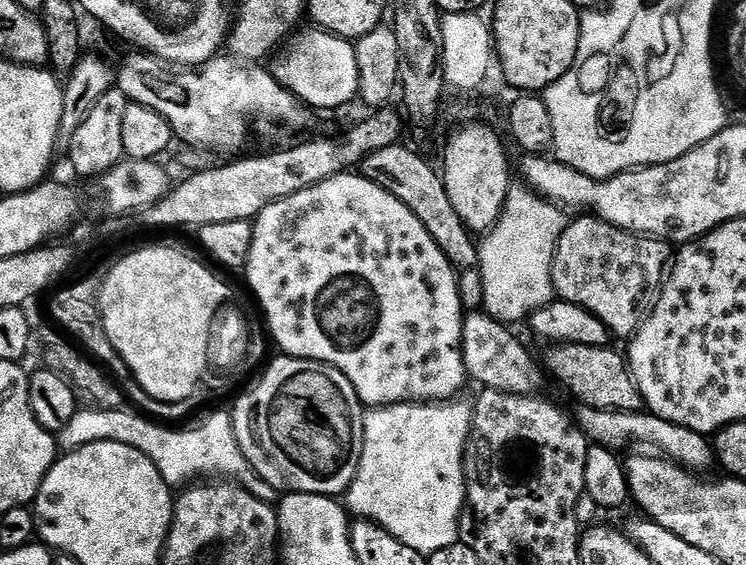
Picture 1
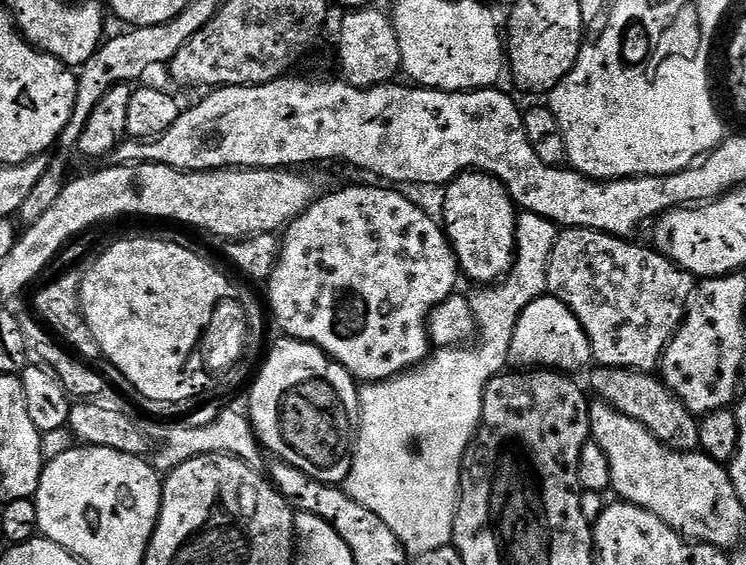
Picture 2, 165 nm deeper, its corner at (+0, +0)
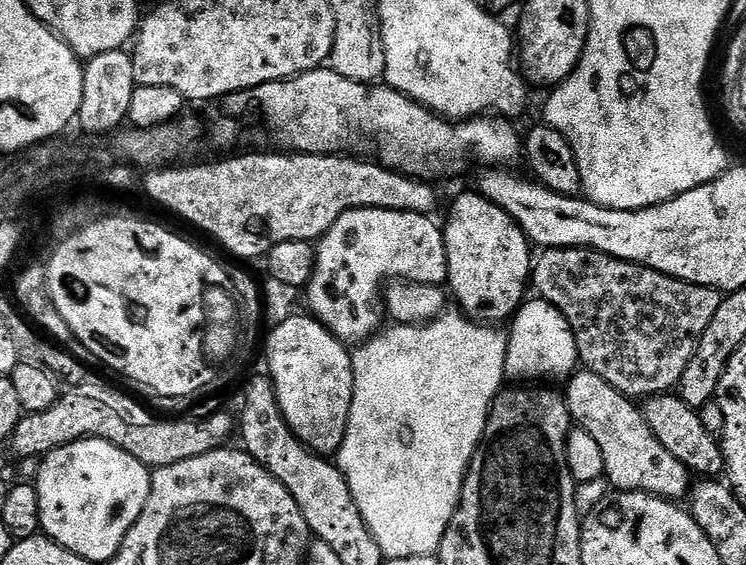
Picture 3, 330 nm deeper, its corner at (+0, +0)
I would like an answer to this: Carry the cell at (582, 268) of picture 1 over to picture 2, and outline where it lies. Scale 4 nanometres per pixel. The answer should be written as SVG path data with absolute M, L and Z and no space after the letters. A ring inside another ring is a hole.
M566 228L557 235L550 262L548 263L548 291L547 295L553 296L558 302L562 302L578 318L582 330L592 347L593 361L601 368L629 368L635 372L655 373L660 367L660 359L664 356L664 347L672 340L672 335L680 329L680 323L684 320L684 314L688 310L688 300L692 296L694 277L679 268L670 257L656 251L655 247L644 244L631 244L631 239L623 236L612 236L609 232L599 232L593 228Z

